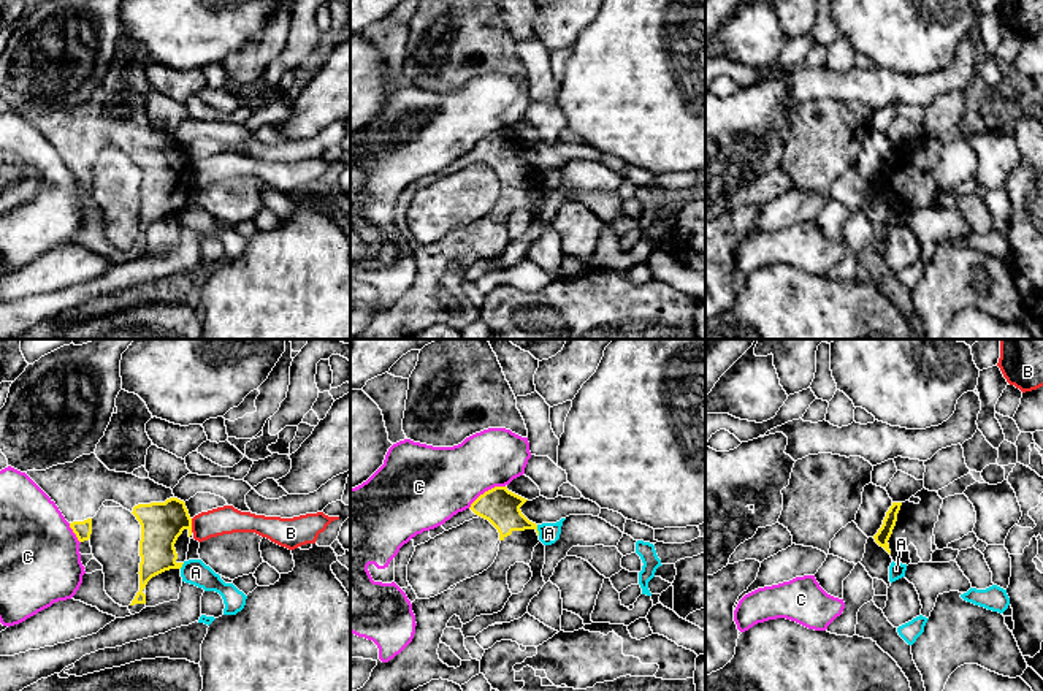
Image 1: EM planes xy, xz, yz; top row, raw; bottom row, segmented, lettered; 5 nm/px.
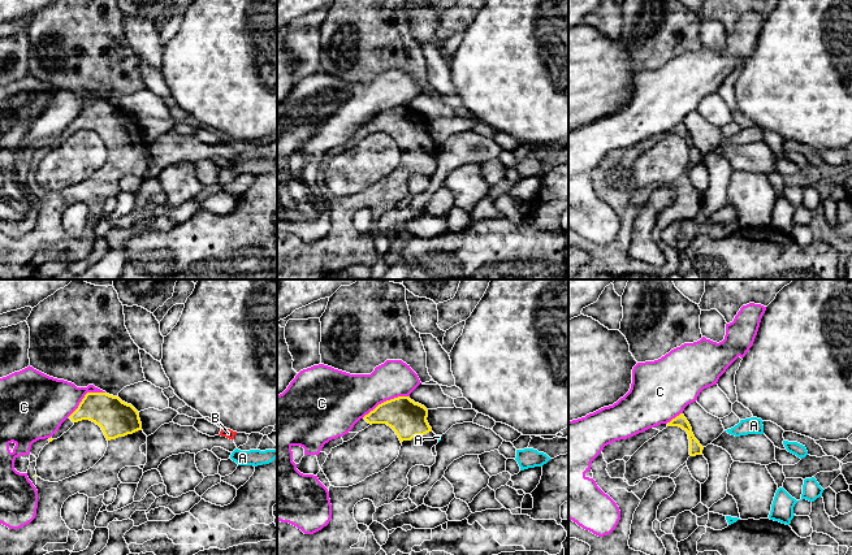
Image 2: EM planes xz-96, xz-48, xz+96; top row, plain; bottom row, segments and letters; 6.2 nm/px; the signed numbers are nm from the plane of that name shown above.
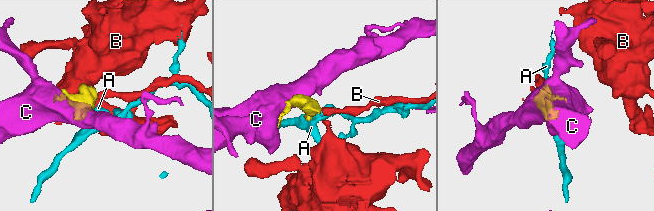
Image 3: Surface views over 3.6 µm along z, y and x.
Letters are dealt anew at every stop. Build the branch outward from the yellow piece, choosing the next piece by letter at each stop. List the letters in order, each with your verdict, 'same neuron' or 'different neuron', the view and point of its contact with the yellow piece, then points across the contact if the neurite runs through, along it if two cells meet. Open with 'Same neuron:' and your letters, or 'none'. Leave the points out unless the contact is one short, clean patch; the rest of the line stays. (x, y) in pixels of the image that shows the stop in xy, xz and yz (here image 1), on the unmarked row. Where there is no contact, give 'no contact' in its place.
Same neuron: none
A: different neuron; contact xz (536, 175); border xz (536, 170), (539, 179)
B: different neuron; contact xy (191, 170); border xy (191, 164), (192, 176)
C: different neuron; contact xz (485, 137)

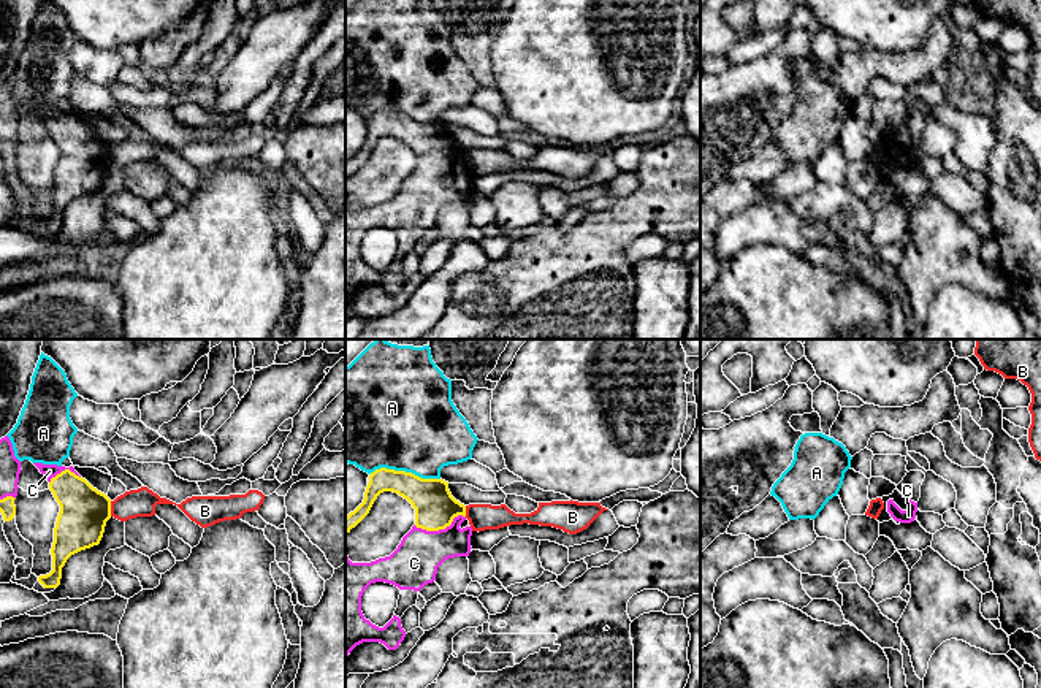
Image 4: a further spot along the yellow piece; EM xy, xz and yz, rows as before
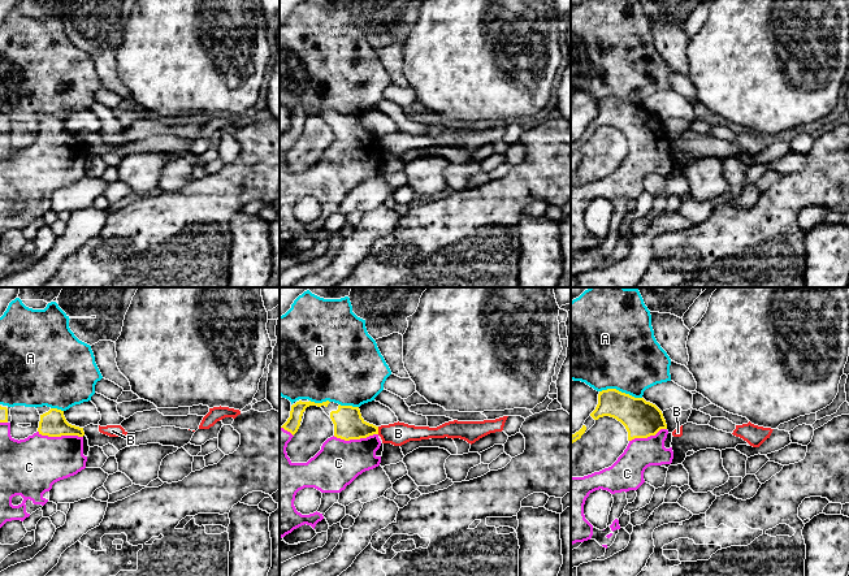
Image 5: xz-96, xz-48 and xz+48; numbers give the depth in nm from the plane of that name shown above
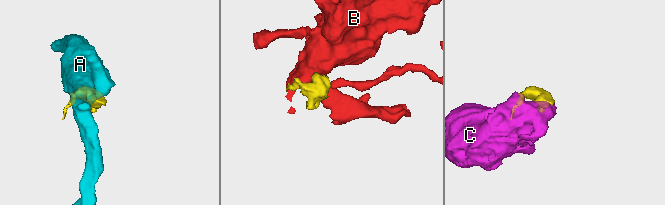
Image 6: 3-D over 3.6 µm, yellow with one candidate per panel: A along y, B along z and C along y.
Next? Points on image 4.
Same neuron: C
A: different neuron; contact xz (404, 116)
B: different neuron; contact xy (110, 154); border xy (110, 146), (111, 160)
C: same neuron; contact xz (439, 173)

